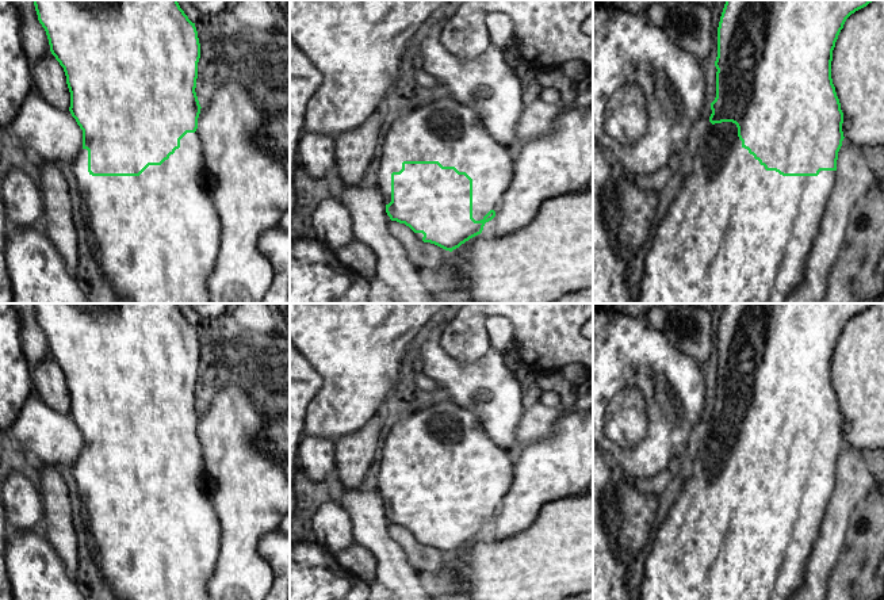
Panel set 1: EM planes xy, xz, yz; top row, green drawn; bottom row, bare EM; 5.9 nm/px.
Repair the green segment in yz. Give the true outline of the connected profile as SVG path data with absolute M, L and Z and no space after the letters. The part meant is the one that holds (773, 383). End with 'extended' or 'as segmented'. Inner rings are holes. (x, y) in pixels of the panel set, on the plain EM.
M726 303L717 330L716 401L711 406L712 432L689 455L686 478L667 517L658 527L651 553L643 558L639 600L788 600L801 585L823 513L833 496L838 455L843 444L843 416L831 382L835 345L846 322L873 303Z | extended

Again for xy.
M34 303L38 324L46 335L50 355L64 371L70 395L69 414L83 433L83 452L73 475L84 504L92 540L93 562L116 600L210 600L207 582L221 551L221 523L204 490L203 448L196 435L200 408L195 395L200 347L177 303Z | extended

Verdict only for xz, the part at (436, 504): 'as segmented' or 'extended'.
extended

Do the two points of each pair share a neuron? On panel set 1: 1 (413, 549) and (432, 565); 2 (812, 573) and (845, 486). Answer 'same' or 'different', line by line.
1: same
2: same

